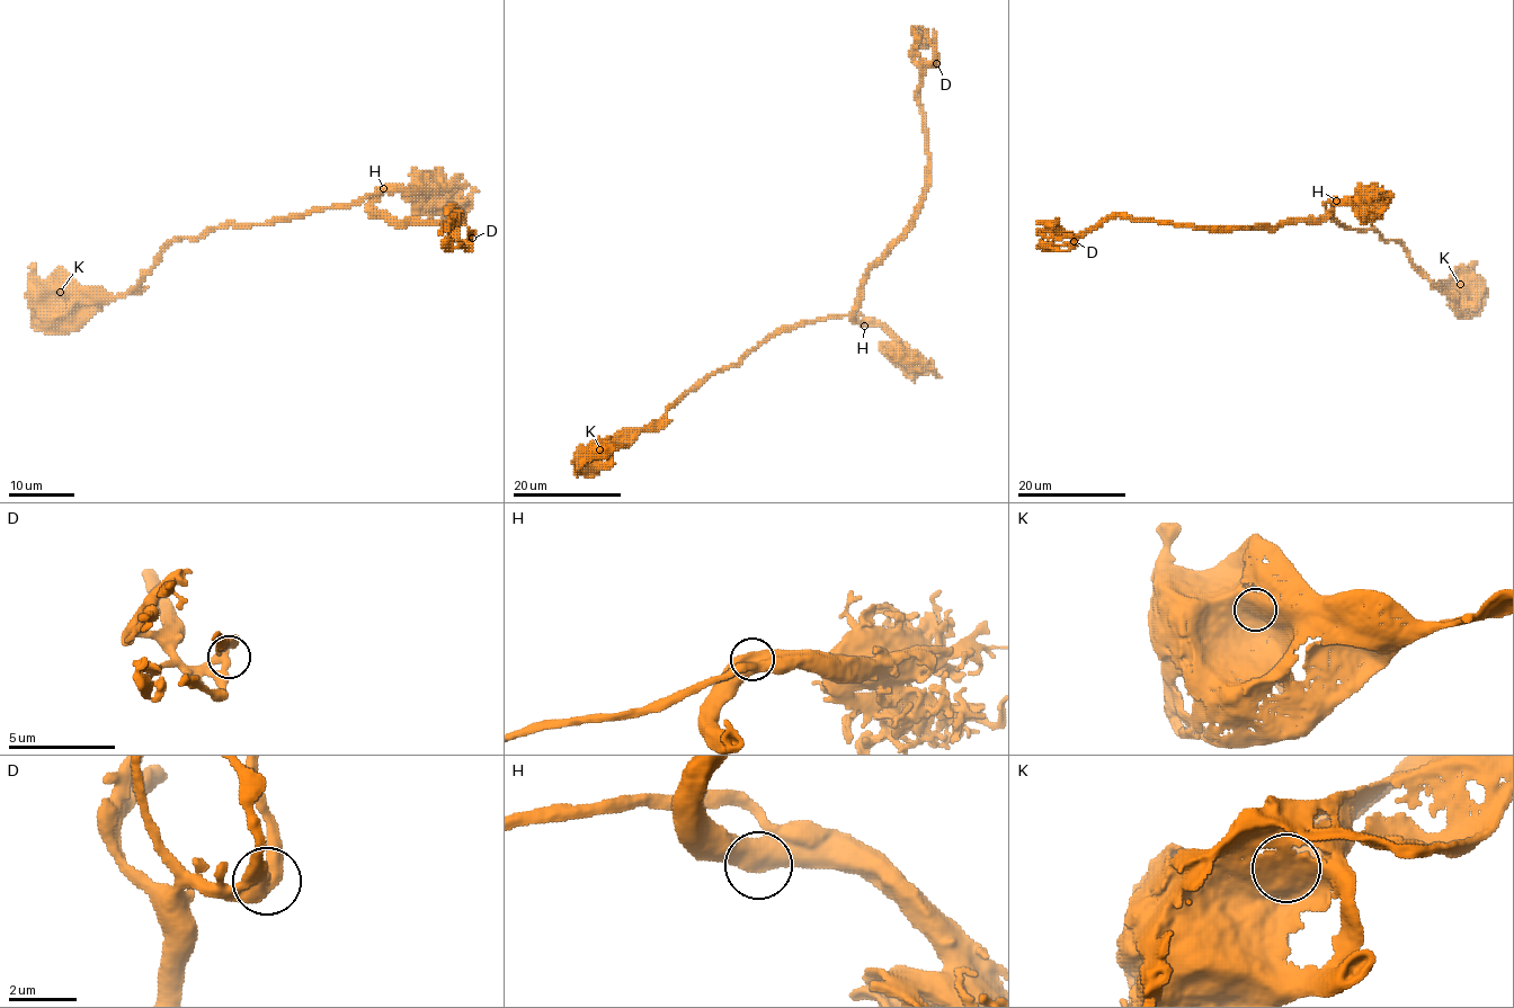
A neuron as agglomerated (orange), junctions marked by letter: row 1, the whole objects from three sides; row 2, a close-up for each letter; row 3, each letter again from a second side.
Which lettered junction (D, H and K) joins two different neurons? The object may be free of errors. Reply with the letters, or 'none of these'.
none of these

